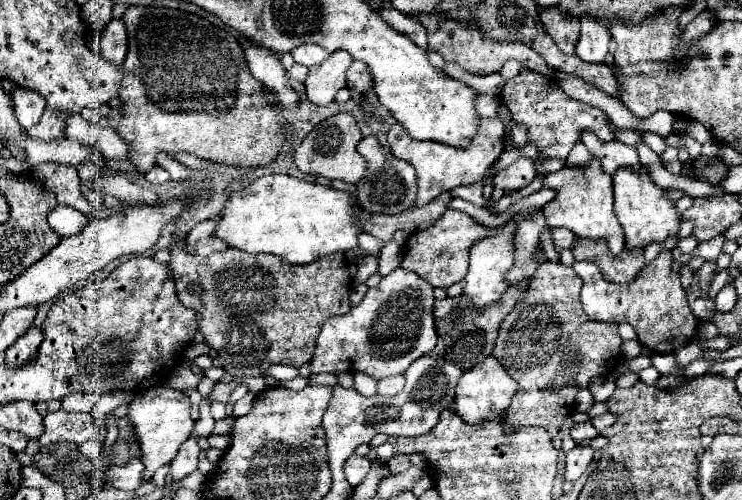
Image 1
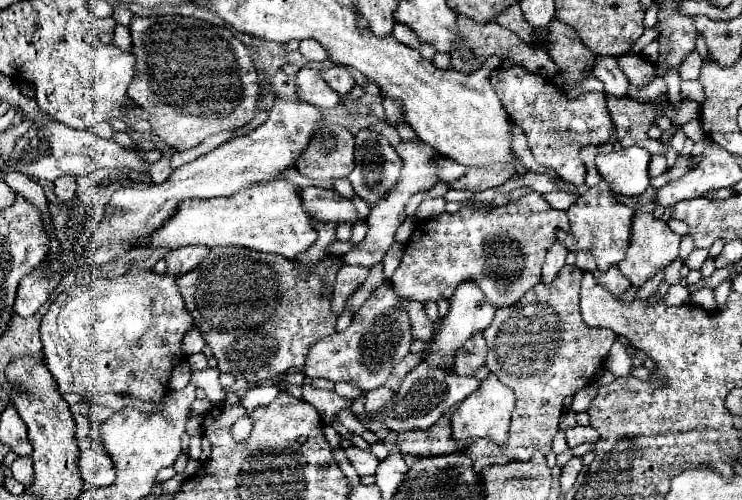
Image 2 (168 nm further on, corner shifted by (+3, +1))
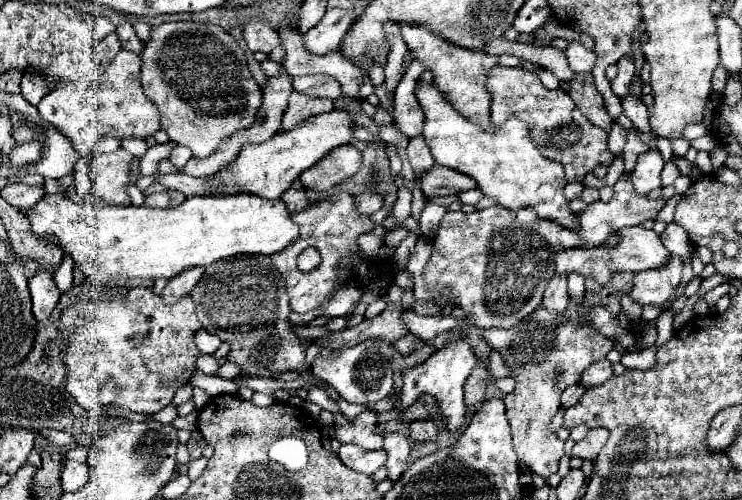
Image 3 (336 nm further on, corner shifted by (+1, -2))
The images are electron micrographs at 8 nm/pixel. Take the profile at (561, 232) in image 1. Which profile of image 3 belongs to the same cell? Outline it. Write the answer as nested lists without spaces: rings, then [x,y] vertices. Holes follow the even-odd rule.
[[[554,274],[548,280],[546,292],[544,292],[544,300],[542,306],[548,308],[550,312],[562,312],[568,304],[568,288],[566,288],[566,276]]]

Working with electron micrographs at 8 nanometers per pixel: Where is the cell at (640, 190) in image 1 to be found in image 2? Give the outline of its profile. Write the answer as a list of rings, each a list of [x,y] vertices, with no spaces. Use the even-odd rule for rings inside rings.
[[[636,209],[632,223],[632,241],[622,265],[618,267],[624,273],[624,277],[632,283],[632,287],[640,289],[648,279],[652,279],[658,271],[664,271],[678,257],[678,247],[680,237],[662,219],[654,219],[650,213]]]

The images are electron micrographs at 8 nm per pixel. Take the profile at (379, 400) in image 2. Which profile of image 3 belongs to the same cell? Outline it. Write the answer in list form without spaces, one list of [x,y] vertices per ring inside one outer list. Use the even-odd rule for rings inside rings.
[[[364,410],[362,414],[358,414],[356,418],[352,418],[348,422],[348,428],[342,428],[342,416],[336,416],[334,436],[342,444],[356,444],[356,446],[360,446],[364,450],[380,450],[384,438],[374,434],[376,420],[378,420],[376,412]]]

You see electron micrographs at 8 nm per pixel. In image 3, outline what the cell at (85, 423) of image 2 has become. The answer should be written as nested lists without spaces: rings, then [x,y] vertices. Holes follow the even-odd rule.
[[[38,430],[38,432],[40,432],[42,436],[46,436],[54,446],[60,446],[60,448],[64,448],[64,446],[68,446],[68,444],[74,444],[74,442],[76,442],[72,434],[62,432],[62,430]]]

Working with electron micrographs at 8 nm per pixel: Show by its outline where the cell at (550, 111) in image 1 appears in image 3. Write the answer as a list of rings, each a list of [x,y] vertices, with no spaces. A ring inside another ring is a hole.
[[[496,66],[496,68],[492,68],[492,72],[488,72],[488,92],[490,92],[490,96],[492,96],[492,108],[490,108],[490,120],[492,120],[492,124],[502,124],[506,118],[510,118],[510,116],[516,116],[516,118],[520,118],[520,120],[524,120],[526,124],[528,124],[528,128],[530,128],[530,132],[532,132],[532,136],[536,136],[536,142],[540,144],[540,150],[544,152],[544,156],[548,156],[550,160],[558,160],[558,162],[562,162],[562,166],[564,166],[564,172],[566,172],[566,182],[582,182],[582,178],[588,174],[588,172],[592,172],[594,170],[594,166],[596,164],[610,164],[612,162],[612,158],[614,158],[614,154],[608,150],[608,132],[606,130],[602,130],[602,128],[598,128],[598,126],[594,126],[578,108],[576,108],[576,104],[572,102],[572,98],[568,98],[566,96],[566,92],[564,90],[548,90],[548,88],[544,88],[542,86],[542,82],[540,82],[540,78],[538,78],[538,74],[530,74],[530,72],[522,72],[522,68],[516,68],[516,70],[520,70],[520,74],[512,74],[512,68],[504,68],[504,66]]]

